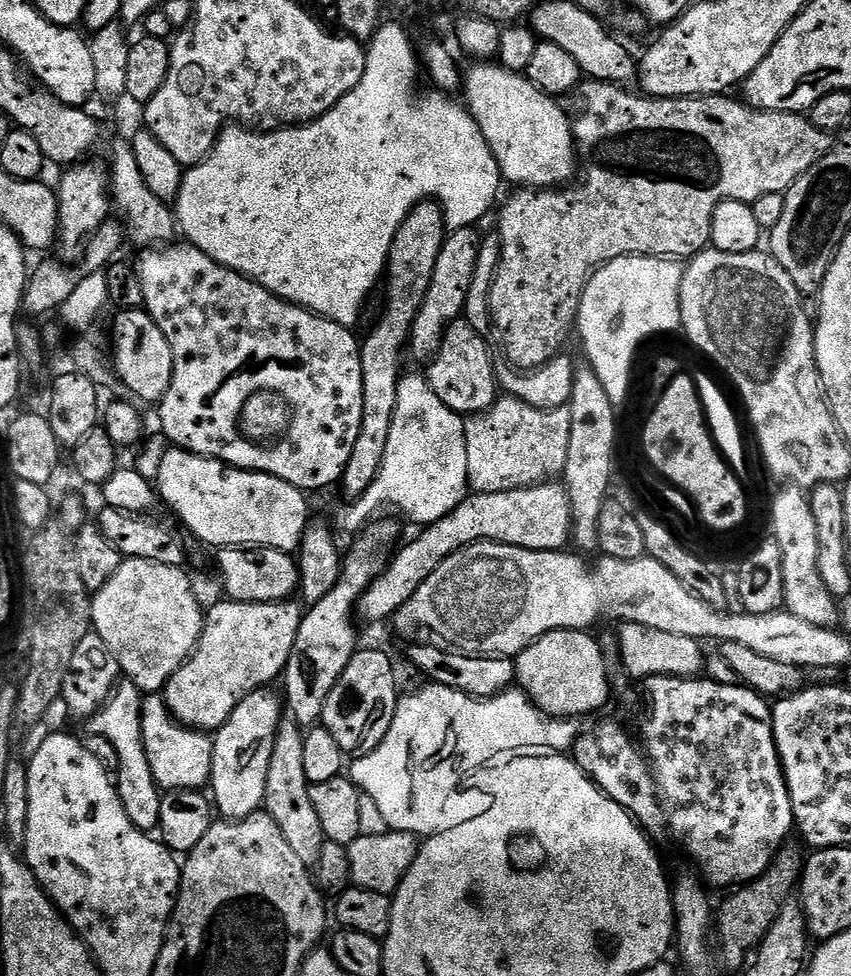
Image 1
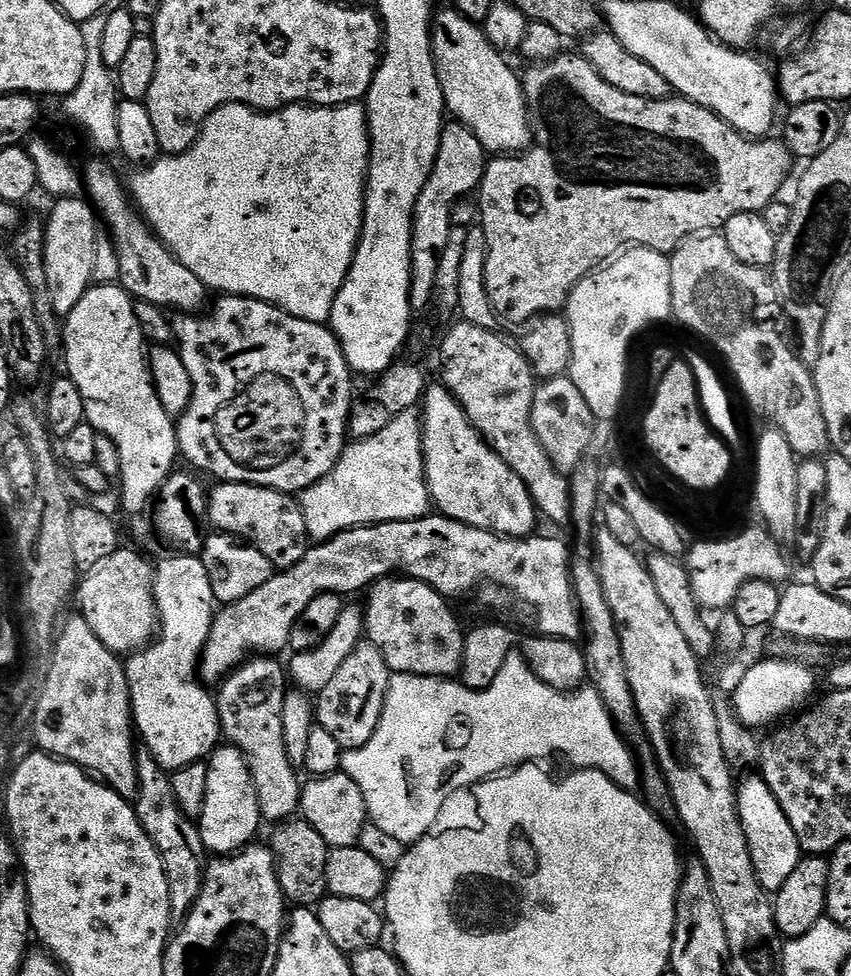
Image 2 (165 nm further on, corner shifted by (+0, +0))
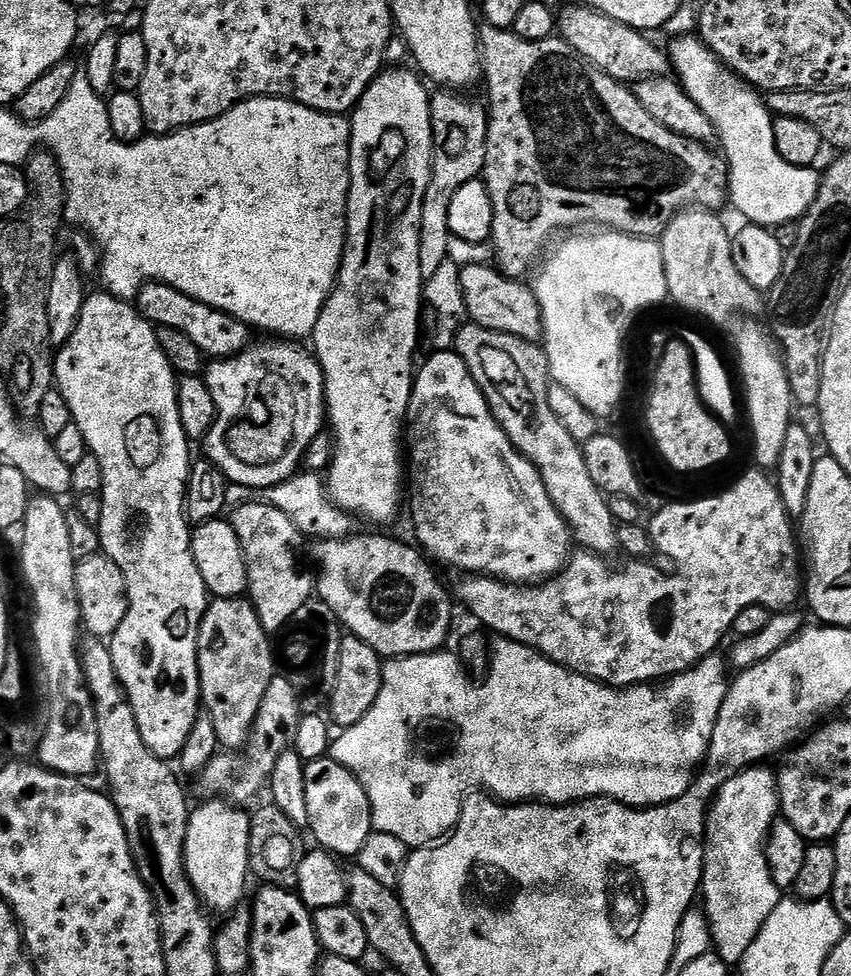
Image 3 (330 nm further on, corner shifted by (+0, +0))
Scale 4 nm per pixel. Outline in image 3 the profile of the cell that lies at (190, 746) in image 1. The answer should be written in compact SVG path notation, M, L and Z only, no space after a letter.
M97 290L89 295L82 306L82 314L78 318L78 326L74 334L65 344L59 345L54 356L54 384L66 398L70 406L72 423L82 430L82 438L86 438L88 451L98 462L102 462L102 482L104 491L102 501L104 505L100 508L100 546L103 555L109 556L122 570L124 581L128 587L128 609L126 616L118 626L118 630L110 638L112 657L114 658L114 670L118 670L118 678L124 687L124 693L128 695L130 706L134 710L134 718L138 718L138 730L142 730L142 742L158 758L169 762L175 761L180 755L182 746L186 746L186 737L190 735L190 729L194 726L196 717L201 715L202 705L200 703L200 675L198 674L198 654L196 643L198 642L198 630L210 603L208 587L202 582L202 574L198 574L198 566L194 562L192 553L192 528L186 515L186 497L188 495L188 478L190 475L190 459L188 460L188 447L190 441L188 435L182 430L182 418L178 418L178 398L176 397L177 373L172 371L170 362L166 362L166 354L158 346L156 328L152 323L141 316L129 301L117 300L110 293Z

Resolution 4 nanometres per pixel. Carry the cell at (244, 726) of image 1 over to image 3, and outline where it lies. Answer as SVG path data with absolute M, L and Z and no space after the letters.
M208 798L203 803L201 808L193 807L188 818L184 847L186 874L205 909L228 914L243 901L240 899L244 887L250 881L248 847L252 817L247 811L244 813L243 807L227 800Z

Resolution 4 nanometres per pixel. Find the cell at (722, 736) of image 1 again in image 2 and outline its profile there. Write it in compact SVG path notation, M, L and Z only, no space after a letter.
M753 774L749 780L739 781L736 809L742 822L742 830L748 839L750 858L754 862L758 882L769 894L780 892L802 855L794 826L790 826L786 814L778 806L778 798L774 798L770 786L759 774Z

